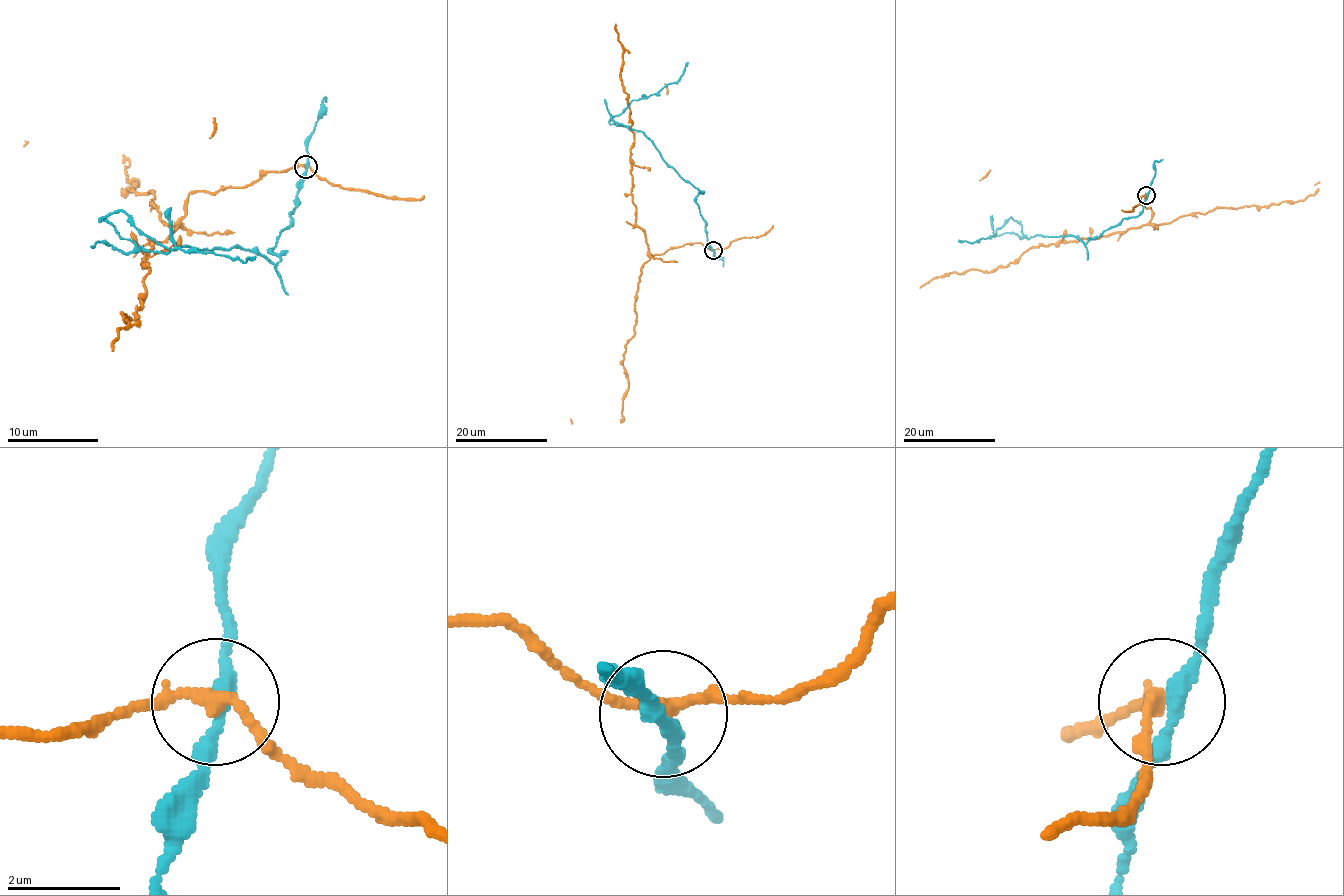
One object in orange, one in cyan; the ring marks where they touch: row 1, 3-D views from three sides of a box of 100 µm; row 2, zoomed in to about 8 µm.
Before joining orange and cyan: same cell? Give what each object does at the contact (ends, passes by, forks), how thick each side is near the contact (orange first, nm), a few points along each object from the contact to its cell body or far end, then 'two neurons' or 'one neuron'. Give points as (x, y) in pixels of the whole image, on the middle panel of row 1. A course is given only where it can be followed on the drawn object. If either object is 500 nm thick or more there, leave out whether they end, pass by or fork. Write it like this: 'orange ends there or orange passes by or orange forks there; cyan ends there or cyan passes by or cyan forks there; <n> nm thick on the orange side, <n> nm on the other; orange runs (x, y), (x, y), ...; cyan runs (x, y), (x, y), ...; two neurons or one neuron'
orange passes by; cyan passes by; 220 nm thick on the orange side, 260 nm on the other; orange runs (713, 250), (686, 243), (653, 256), (636, 224), (634, 135), (615, 24); cyan runs (713, 251), (696, 202), (699, 190), (663, 160), (642, 132), (610, 122), (634, 100), (675, 82), (688, 62); two neurons

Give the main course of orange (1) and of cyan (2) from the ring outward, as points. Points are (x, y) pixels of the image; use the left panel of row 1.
1: (305, 167), (194, 192), (187, 214), (153, 239), (140, 310), (122, 314), (112, 350)
2: (305, 167), (271, 248), (278, 262), (233, 246), (142, 251), (101, 221), (124, 212), (169, 248), (255, 260)

